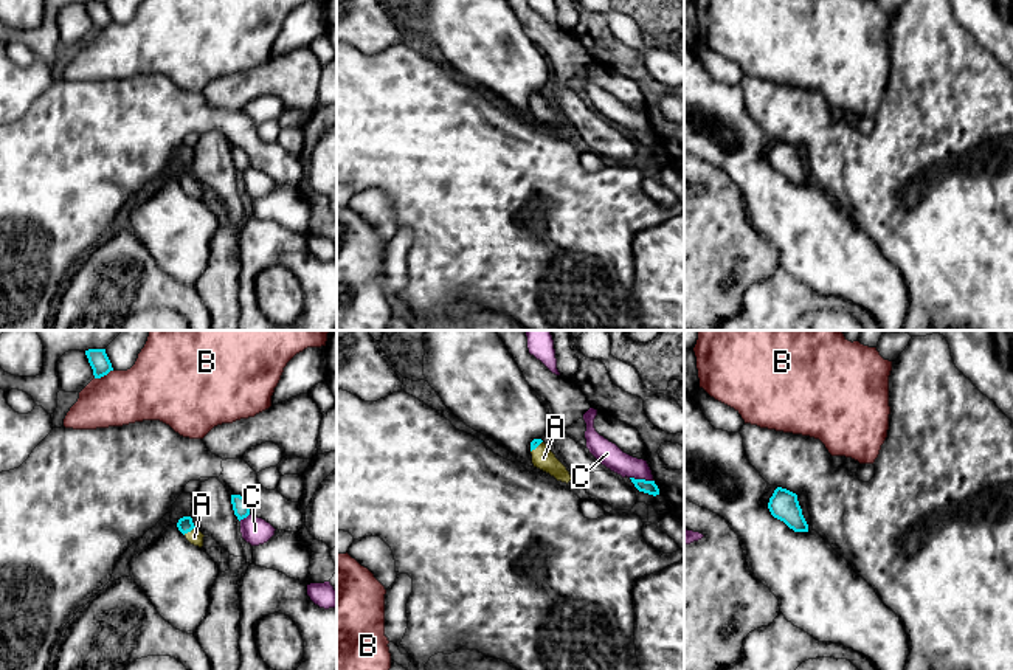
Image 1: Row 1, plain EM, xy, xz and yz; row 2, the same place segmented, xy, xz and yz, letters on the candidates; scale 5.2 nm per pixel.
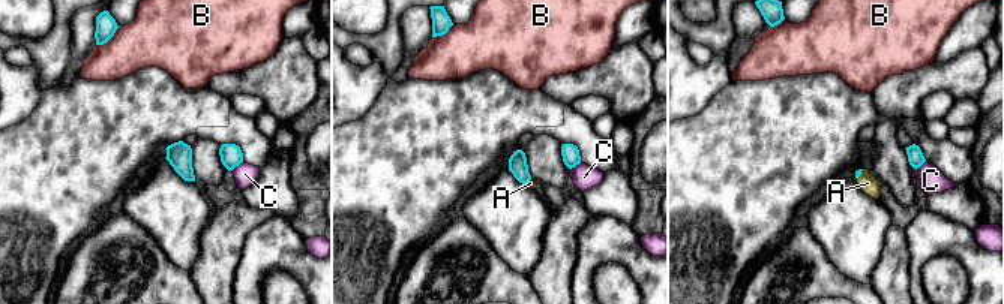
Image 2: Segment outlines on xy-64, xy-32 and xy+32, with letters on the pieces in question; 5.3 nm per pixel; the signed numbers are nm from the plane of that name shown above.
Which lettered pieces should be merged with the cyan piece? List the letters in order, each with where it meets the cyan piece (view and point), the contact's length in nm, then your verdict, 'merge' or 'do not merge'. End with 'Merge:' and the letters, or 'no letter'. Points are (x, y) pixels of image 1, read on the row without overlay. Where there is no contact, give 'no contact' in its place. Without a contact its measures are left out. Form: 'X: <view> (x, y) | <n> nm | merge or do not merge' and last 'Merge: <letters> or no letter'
A: xy (188, 183) | 80 nm | merge
B: xy (103, 28) | 110 nm | do not merge
C: xz (643, 132) | 130 nm | do not merge
Merge: A

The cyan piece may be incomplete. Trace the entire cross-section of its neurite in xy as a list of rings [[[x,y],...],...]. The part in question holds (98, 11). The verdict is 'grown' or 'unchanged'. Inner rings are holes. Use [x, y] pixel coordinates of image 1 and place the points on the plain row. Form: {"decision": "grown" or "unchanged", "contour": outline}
{"decision": "unchanged", "contour": [[[88,2],[85,3],[88,16],[93,22],[95,31],[101,31],[113,23],[112,16],[105,6],[105,2]]]}

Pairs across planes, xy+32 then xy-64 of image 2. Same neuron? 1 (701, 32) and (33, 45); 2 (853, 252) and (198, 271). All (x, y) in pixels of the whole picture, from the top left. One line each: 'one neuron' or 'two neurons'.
1: one neuron
2: two neurons

